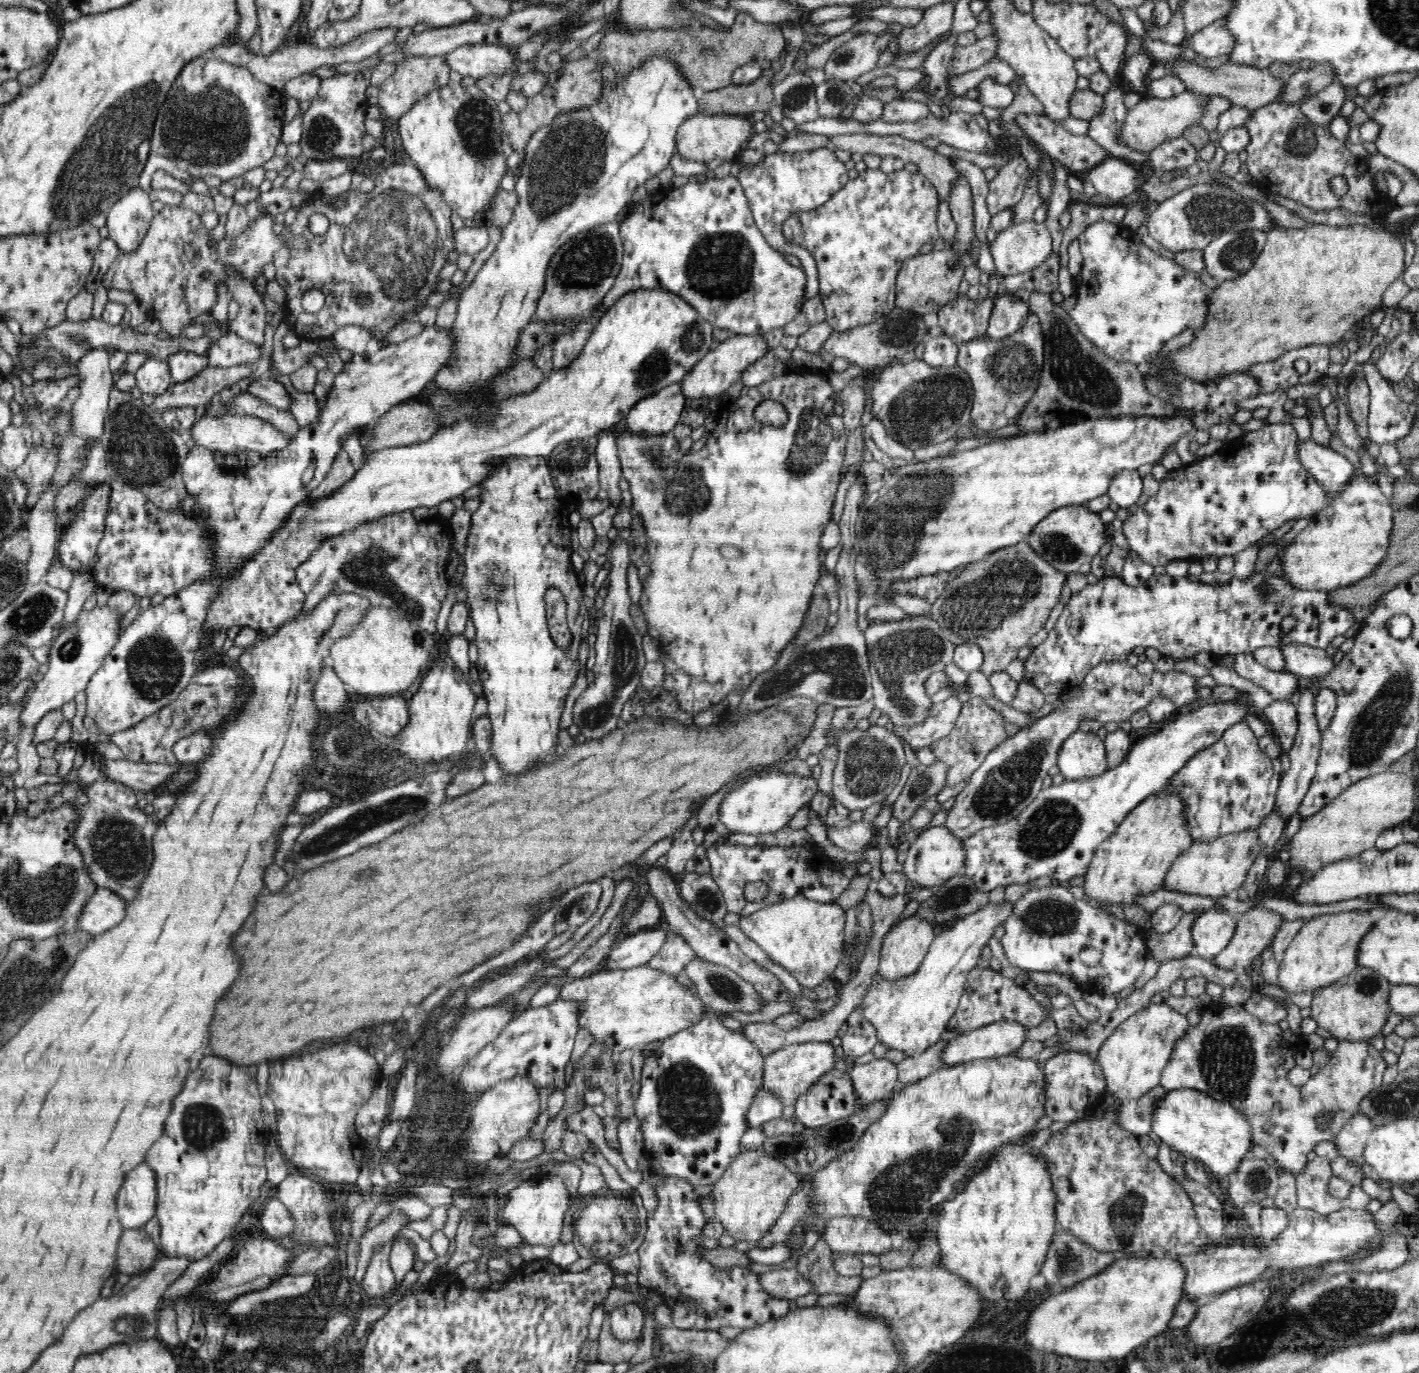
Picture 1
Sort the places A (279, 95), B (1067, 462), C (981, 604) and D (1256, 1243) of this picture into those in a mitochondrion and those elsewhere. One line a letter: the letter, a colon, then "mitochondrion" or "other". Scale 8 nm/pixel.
A: other
B: other
C: mitochondrion
D: other

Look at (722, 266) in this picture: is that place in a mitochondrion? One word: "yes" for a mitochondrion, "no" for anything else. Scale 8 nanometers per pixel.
yes

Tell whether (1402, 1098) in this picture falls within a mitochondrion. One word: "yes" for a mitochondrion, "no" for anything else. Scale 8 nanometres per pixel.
yes

